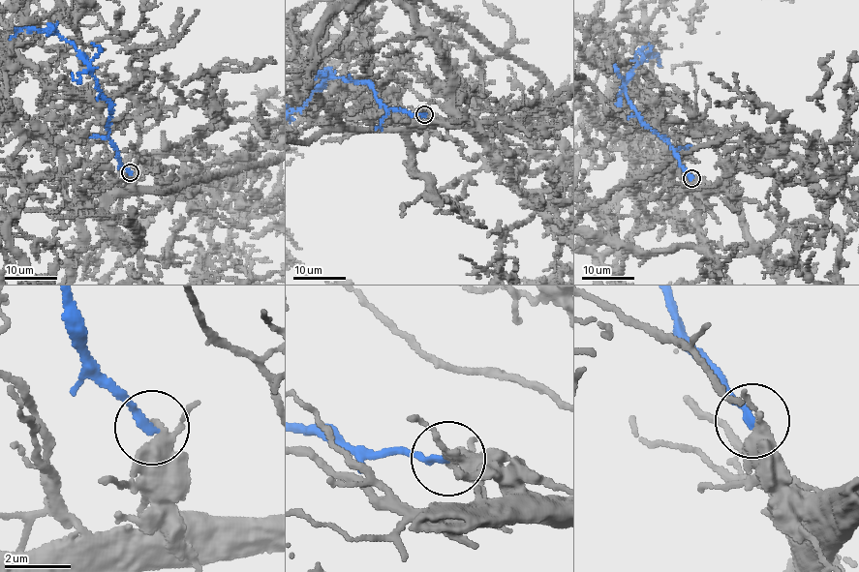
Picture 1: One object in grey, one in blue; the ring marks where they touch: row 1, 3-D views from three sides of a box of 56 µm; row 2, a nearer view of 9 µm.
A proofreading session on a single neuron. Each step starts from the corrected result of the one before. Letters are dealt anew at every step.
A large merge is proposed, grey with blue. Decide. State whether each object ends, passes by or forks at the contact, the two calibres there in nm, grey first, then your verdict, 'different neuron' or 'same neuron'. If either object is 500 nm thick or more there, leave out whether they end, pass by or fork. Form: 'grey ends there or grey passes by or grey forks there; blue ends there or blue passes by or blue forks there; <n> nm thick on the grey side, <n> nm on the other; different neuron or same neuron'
grey passes by; blue ends there; 320 nm thick on the grey side, 240 nm on the other; different neuron

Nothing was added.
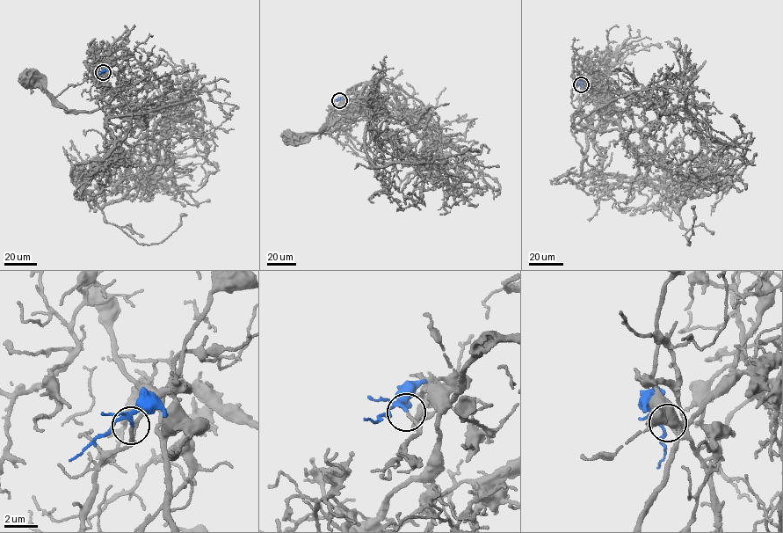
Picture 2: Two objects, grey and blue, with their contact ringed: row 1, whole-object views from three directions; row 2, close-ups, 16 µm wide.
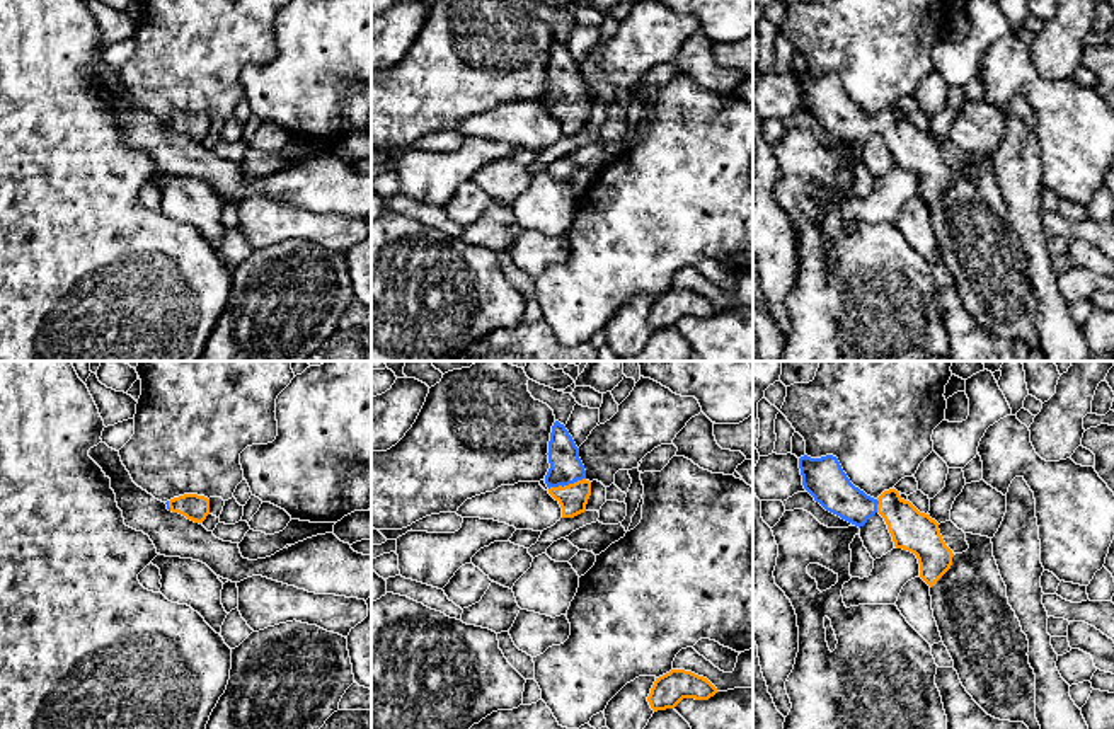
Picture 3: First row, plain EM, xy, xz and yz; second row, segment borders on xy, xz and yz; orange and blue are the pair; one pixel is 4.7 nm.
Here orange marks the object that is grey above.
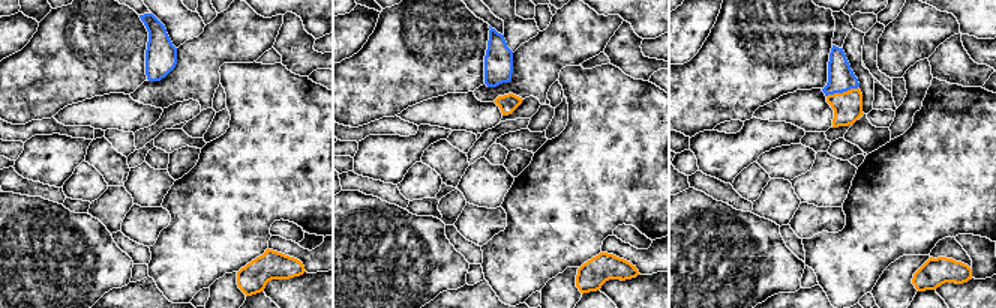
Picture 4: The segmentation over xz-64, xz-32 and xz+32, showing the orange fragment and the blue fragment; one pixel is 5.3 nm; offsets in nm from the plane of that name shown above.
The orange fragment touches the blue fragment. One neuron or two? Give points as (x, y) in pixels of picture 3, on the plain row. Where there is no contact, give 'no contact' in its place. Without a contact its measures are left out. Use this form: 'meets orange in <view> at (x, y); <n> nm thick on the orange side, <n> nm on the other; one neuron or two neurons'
meets orange in xz at (566, 104); 140 nm thick on the orange side, 160 nm on the other; one neuron

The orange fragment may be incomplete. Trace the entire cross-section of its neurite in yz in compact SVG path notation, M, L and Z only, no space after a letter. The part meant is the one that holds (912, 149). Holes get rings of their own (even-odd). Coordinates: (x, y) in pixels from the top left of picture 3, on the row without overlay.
M833 73L799 77L804 107L826 129L864 145L879 131L893 155L894 165L916 174L920 196L932 206L952 184L952 169L945 164L939 141L904 119L896 107L877 118L855 106Z

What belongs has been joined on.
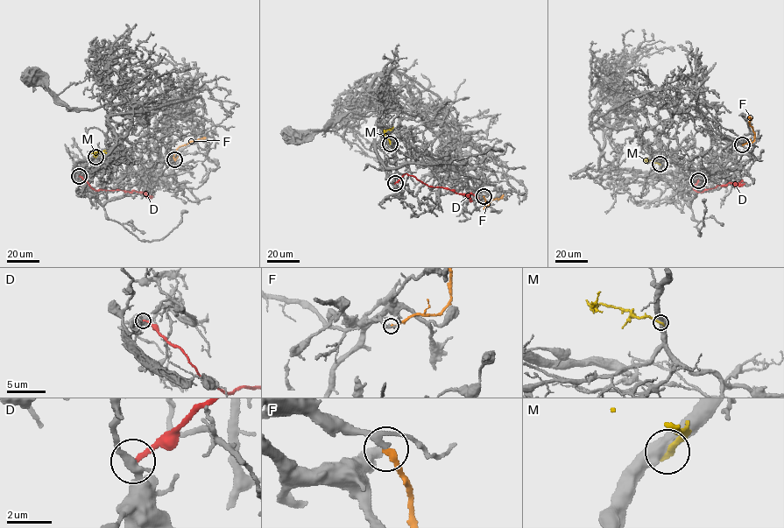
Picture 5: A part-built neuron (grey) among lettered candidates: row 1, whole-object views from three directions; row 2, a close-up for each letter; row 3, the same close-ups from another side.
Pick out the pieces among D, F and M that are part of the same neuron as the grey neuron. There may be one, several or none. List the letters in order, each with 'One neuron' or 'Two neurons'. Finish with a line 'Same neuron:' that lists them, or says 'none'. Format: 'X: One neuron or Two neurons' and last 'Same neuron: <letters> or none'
D: Two neurons
F: One neuron
M: Two neurons
Same neuron: F

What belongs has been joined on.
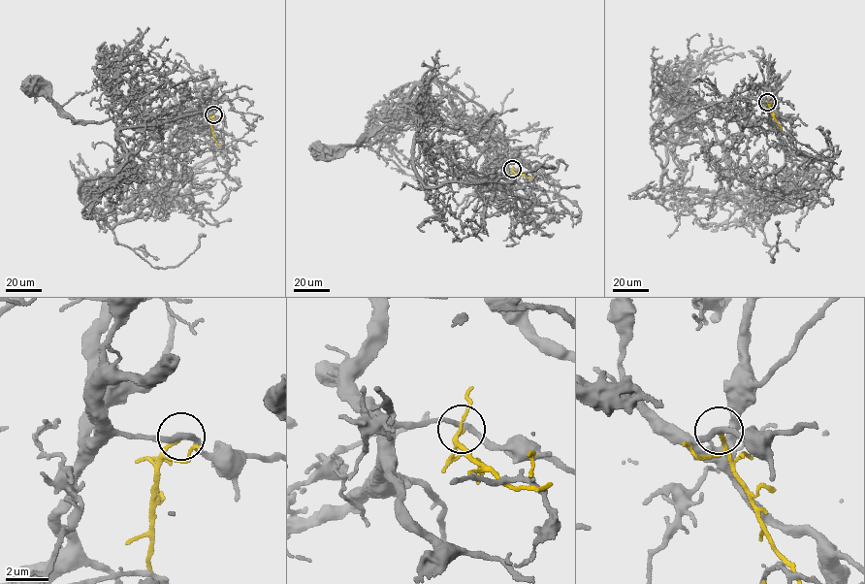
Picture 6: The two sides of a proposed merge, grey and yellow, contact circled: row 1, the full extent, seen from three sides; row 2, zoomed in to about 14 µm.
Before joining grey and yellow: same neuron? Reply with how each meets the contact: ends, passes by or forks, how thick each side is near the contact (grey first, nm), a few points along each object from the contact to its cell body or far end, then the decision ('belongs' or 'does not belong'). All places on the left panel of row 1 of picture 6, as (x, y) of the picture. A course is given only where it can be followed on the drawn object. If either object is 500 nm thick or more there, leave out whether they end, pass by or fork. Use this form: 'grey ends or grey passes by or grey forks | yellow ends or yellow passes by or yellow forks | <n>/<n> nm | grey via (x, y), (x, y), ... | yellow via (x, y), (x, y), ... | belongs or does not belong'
grey passes by | yellow ends | 240/180 nm | grey via (213, 114), (202, 103), (187, 119), (130, 114), (77, 122), (35, 85) | yellow via (213, 115), (210, 125), (216, 143), (220, 143) | does not belong

